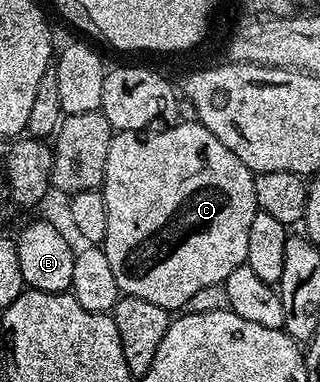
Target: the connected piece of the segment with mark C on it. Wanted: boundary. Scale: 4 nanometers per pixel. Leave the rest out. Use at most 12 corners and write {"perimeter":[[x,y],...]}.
{"perimeter":[[211,130],[117,132],[103,247],[181,310],[245,263],[255,173]]}

